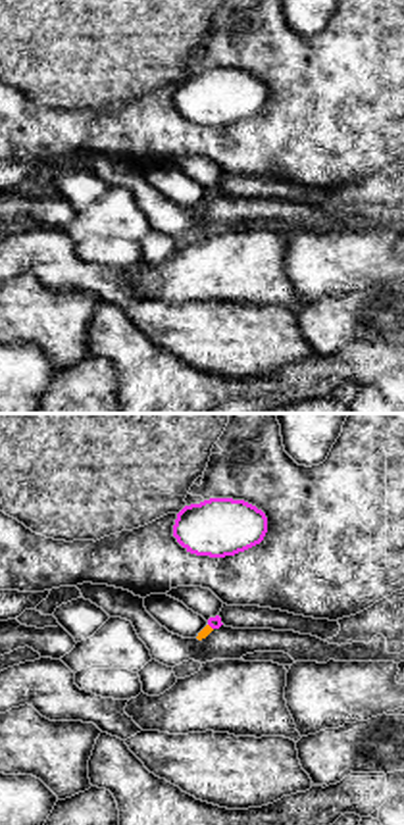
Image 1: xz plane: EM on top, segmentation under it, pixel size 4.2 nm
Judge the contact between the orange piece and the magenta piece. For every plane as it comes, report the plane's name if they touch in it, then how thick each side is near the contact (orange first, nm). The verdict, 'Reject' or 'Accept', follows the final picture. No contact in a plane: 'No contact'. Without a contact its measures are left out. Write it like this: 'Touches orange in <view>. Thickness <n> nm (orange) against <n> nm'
Touches orange in xz. Thickness 40 nm (orange) against 50 nm

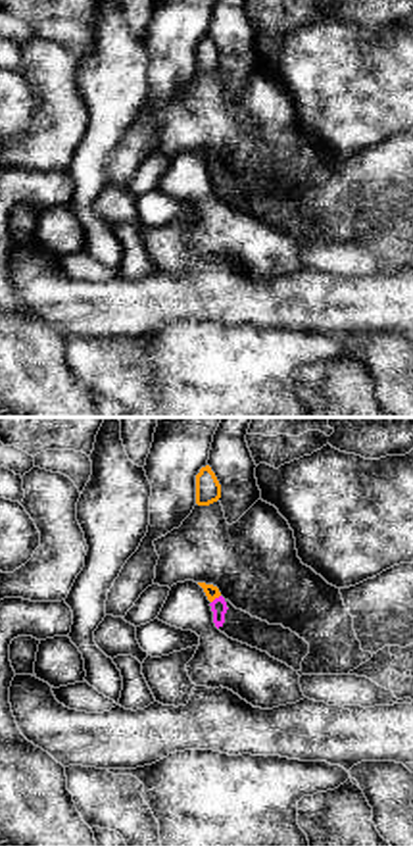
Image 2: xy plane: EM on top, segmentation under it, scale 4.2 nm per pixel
Touches orange in xy. Thickness 60 nm (orange) against 70 nm

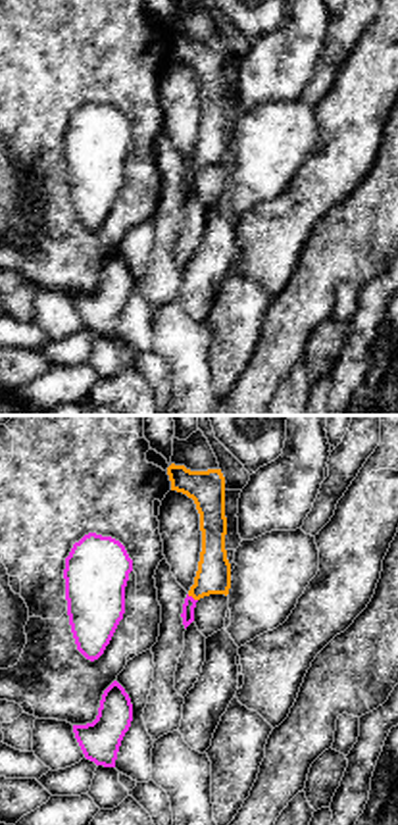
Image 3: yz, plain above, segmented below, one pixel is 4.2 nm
Touches orange in yz. Thickness 140 nm (orange) against 50 nm

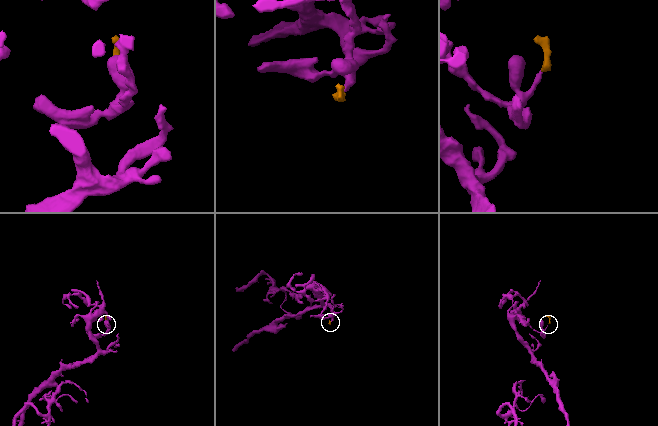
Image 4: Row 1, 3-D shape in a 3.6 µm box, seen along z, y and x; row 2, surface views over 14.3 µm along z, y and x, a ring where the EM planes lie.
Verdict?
Accept

